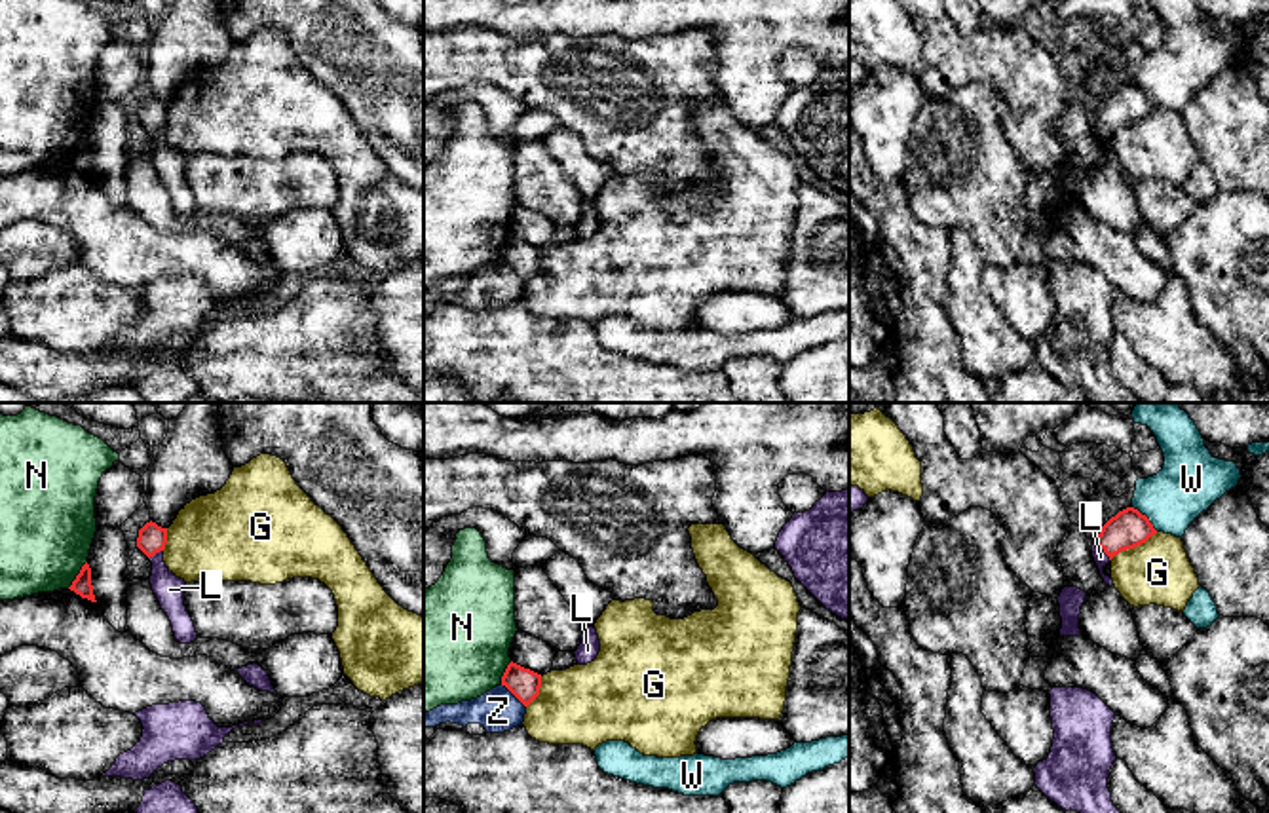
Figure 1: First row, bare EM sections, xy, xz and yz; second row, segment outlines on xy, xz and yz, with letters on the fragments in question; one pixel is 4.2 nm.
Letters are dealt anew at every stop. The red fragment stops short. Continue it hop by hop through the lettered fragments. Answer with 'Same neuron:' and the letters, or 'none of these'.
Same neuron: L

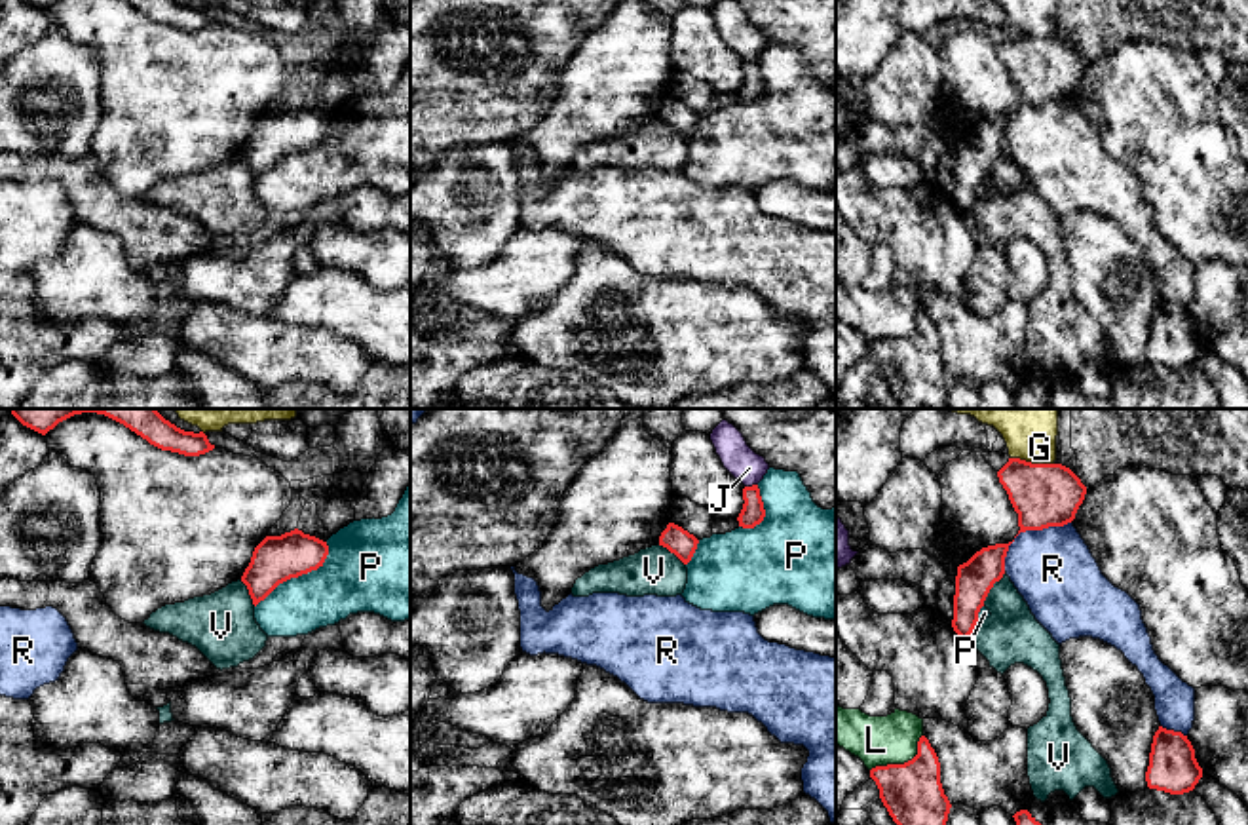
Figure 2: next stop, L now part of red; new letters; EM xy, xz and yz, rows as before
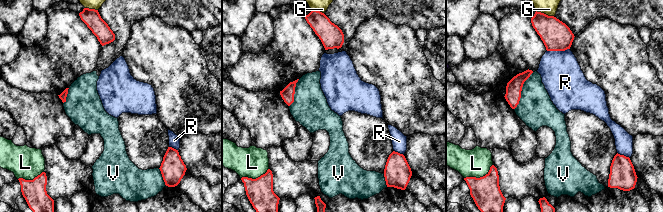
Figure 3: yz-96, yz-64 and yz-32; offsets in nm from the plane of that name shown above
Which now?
Same neuron: none of these

